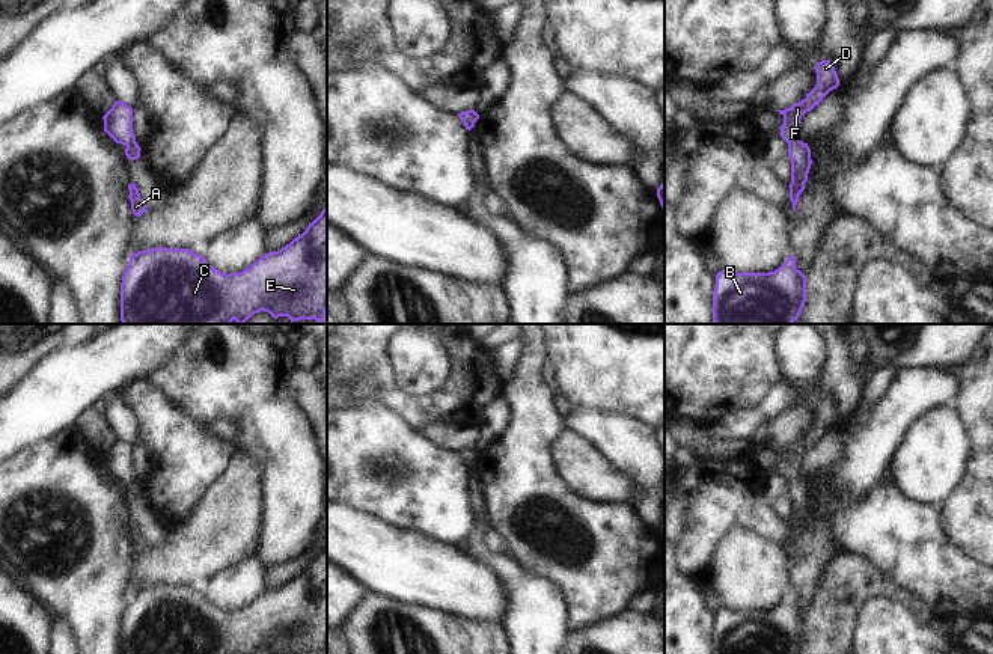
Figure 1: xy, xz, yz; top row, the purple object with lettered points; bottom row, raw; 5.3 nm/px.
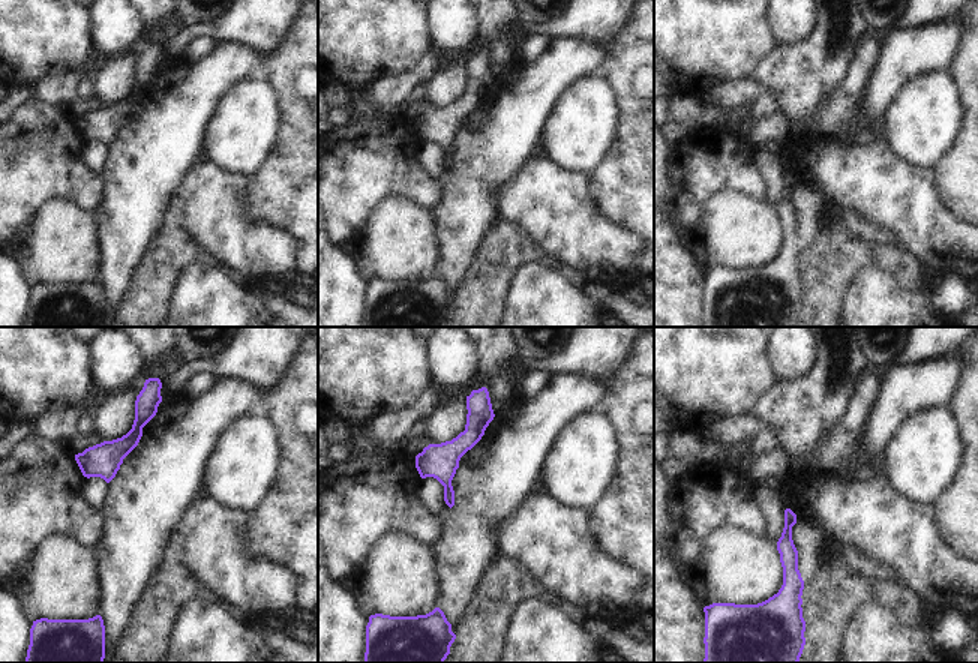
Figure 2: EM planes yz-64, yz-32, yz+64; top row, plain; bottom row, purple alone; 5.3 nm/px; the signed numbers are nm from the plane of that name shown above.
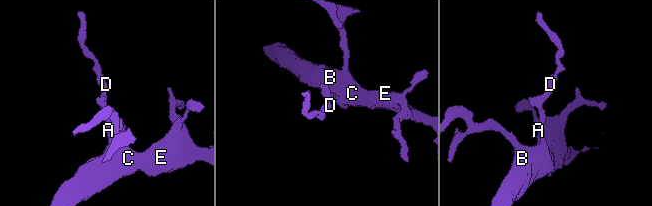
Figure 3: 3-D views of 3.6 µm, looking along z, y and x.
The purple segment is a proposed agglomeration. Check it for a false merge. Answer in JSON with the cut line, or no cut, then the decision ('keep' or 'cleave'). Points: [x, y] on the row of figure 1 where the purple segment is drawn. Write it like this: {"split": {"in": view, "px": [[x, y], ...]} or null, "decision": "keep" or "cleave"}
{"split": null, "decision": "keep"}

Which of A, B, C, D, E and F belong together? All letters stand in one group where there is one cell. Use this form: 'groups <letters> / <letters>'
groups A B C D E F

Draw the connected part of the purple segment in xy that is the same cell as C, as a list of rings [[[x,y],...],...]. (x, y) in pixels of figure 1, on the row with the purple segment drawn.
[[[327,206],[312,223],[309,223],[309,226],[301,235],[294,238],[289,244],[286,244],[280,250],[262,255],[256,262],[253,262],[249,268],[240,273],[231,274],[222,273],[215,270],[212,265],[209,265],[203,256],[193,253],[190,249],[155,247],[130,255],[128,267],[122,276],[121,283],[122,324],[231,324],[234,319],[237,321],[237,324],[244,324],[249,318],[252,318],[255,313],[261,310],[268,312],[274,319],[279,316],[288,316],[291,322],[300,319],[315,319],[319,322],[324,321],[327,312]]]

